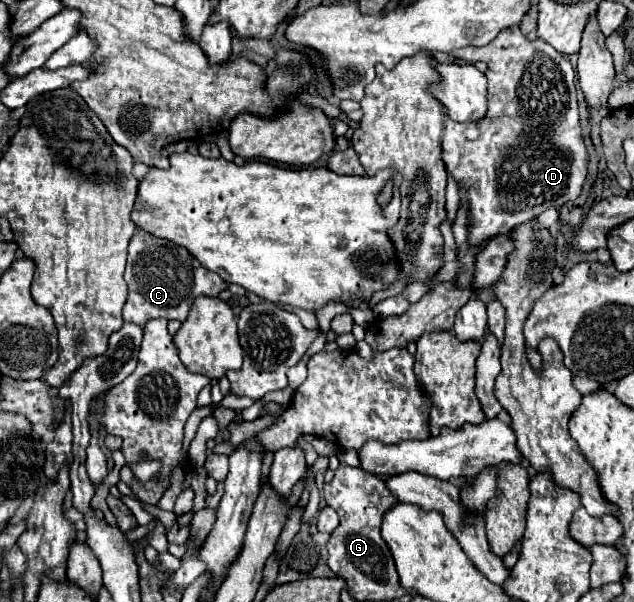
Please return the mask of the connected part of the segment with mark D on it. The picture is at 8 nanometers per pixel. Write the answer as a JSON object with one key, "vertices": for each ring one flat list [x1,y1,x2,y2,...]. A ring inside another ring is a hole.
{"vertices":[[519,26,515,28,507,28,503,32,499,32,499,36,487,44,487,46,481,46,481,48,459,48,459,50,451,50,448,52,451,56,457,58,462,62,472,63,481,60,487,64,487,82,489,82,489,98,487,98,487,114,477,120,477,122,471,122,471,124,459,124,459,122,453,122,453,120,445,120,445,130,443,130,443,140,441,140,441,156,443,156,443,162,445,162,445,168,447,172,455,178,457,186,461,186,465,190,465,200,467,200,467,220,469,220,469,244,471,246,483,246,487,244,493,236,499,236,499,234,507,234,513,226,517,224,523,224,523,222,529,222,531,218,539,216,541,212,545,212,547,208,551,206,563,206,571,200,575,200,579,194,581,194,581,188,583,188,583,182,587,178,587,164,589,164,589,154,587,154,587,148,583,144,583,136,581,136,581,124,579,124,579,110,577,110,577,92,575,92,575,80,573,80,573,68,571,64,555,50,551,48,549,44,541,42,541,40,535,40,535,42,529,42,521,32,519,32]]}

